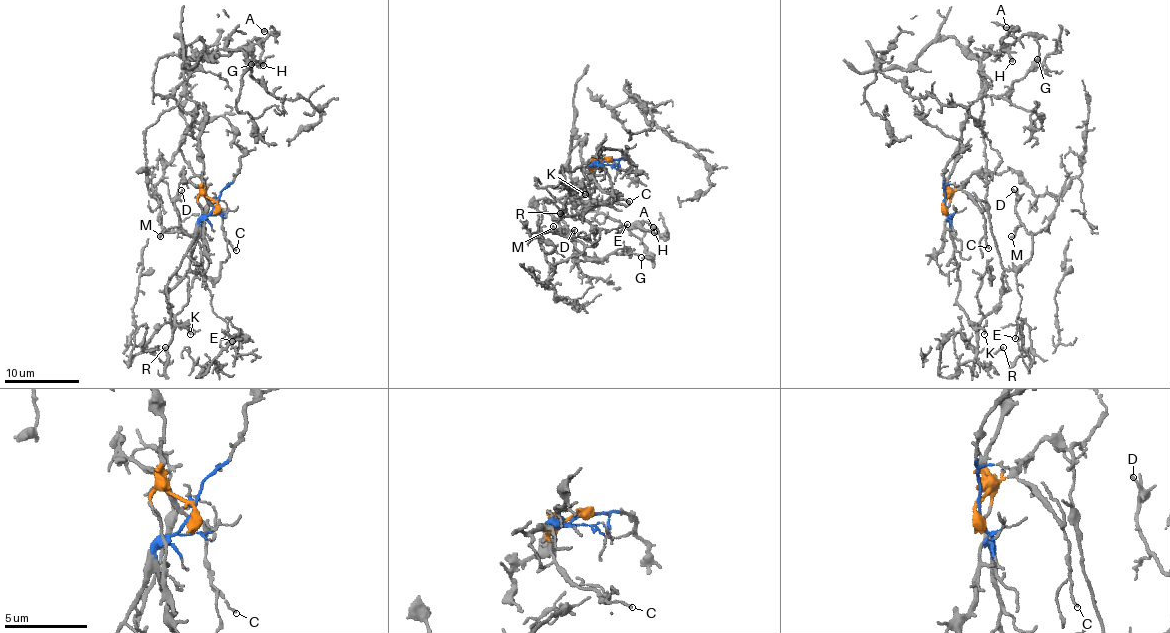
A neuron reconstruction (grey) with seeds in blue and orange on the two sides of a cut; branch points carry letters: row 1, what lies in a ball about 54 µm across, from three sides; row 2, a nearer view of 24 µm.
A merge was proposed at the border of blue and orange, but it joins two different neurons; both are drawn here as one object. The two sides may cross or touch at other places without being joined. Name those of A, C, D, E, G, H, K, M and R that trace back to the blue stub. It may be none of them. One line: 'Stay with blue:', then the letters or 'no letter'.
Stay with blue: D, E, K, M, R

